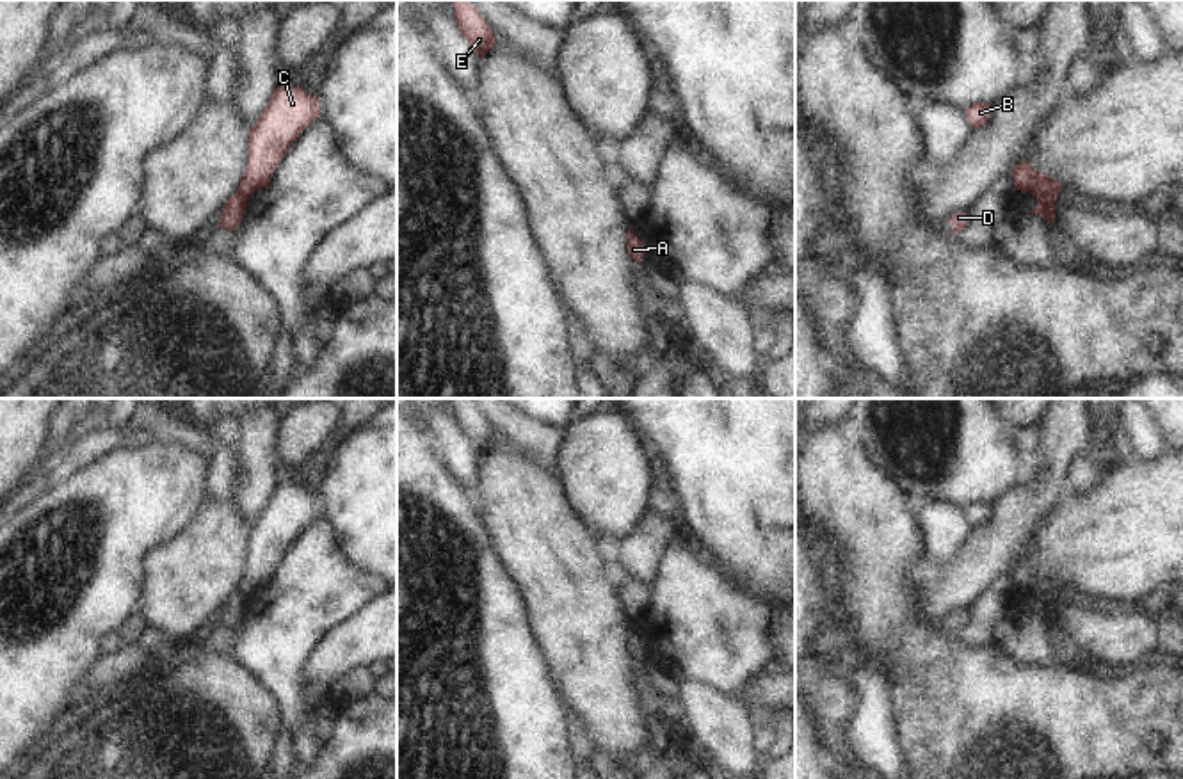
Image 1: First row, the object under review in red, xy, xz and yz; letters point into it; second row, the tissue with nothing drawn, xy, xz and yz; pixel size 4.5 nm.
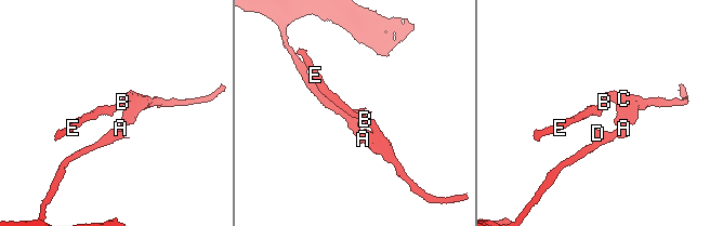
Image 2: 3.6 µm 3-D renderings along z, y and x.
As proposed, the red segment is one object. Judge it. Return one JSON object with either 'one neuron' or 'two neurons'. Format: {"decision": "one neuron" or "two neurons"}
{"decision": "two neurons"}

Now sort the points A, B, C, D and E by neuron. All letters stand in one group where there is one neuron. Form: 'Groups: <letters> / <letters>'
Groups: A D / B C E.

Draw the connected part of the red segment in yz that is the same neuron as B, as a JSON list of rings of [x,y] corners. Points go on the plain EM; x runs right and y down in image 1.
[[[975,502],[975,503],[971,503],[970,507],[964,509],[966,518],[971,521],[971,525],[975,528],[987,521],[989,507],[991,507],[991,503],[987,503],[987,502]]]

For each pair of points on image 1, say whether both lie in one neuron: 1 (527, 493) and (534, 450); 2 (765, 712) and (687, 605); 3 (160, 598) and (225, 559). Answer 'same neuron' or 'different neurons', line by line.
1: different neurons
2: same neuron
3: same neuron

